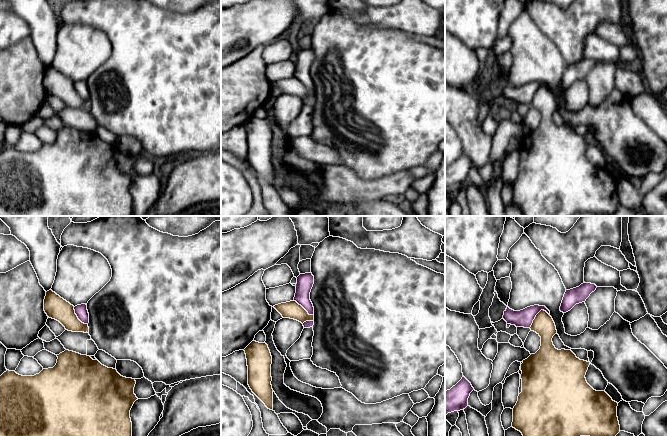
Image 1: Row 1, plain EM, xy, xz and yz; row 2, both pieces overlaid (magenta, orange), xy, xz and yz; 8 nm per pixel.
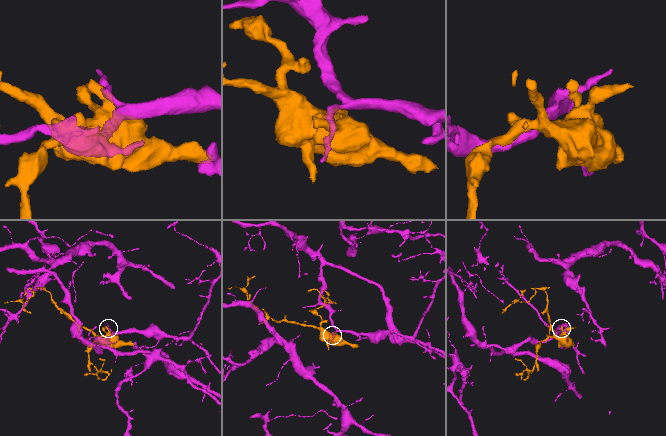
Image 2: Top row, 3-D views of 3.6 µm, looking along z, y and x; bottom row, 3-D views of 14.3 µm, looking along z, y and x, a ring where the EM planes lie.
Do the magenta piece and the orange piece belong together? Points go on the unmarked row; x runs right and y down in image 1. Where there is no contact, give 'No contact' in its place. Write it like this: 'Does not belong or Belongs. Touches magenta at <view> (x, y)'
Does not belong. Touches magenta at yz (536, 90)

